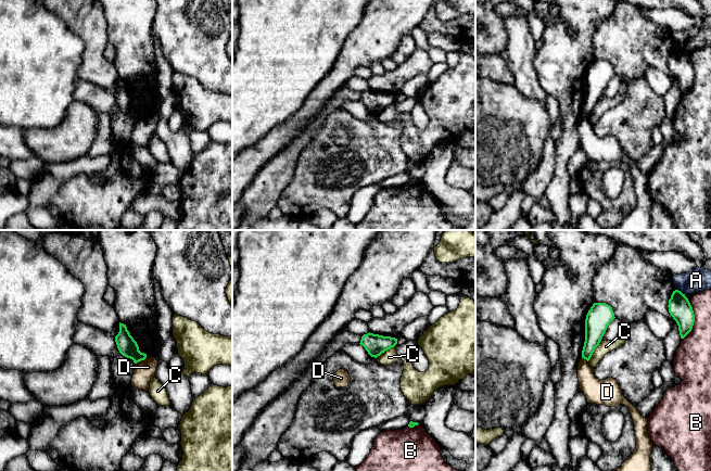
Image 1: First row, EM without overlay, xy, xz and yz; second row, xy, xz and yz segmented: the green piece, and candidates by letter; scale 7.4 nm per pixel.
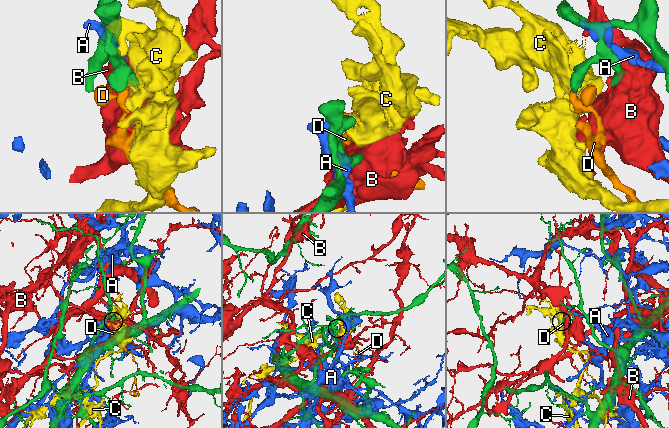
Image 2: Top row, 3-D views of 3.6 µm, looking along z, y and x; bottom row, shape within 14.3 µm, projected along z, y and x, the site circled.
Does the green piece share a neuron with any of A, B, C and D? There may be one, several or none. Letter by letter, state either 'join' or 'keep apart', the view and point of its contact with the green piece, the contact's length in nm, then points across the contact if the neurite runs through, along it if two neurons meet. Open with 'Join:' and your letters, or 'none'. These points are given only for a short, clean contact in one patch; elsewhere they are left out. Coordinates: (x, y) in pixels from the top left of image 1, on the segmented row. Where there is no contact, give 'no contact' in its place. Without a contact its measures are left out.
Join: none
A: keep apart | yz (680, 291) | 70 nm
B: keep apart | yz (694, 321) | 280 nm
C: keep apart | xz (385, 349) | 180 nm
D: keep apart | xy (140, 360) | 90 nm | along xy (145, 357), (136, 364)

